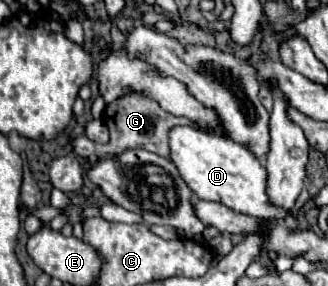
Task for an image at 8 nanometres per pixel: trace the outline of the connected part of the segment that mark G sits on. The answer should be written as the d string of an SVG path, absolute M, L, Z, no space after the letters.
M127 93L127 97L119 97L119 101L111 101L105 109L103 123L109 127L111 141L107 145L99 145L99 143L89 141L87 137L79 137L73 143L73 149L79 157L111 159L127 149L147 149L167 159L169 157L169 131L173 127L187 125L187 127L199 129L199 125L195 125L195 121L187 121L187 117L175 117L175 115L165 113L165 109L157 101L151 101L151 97L143 97L143 93Z

